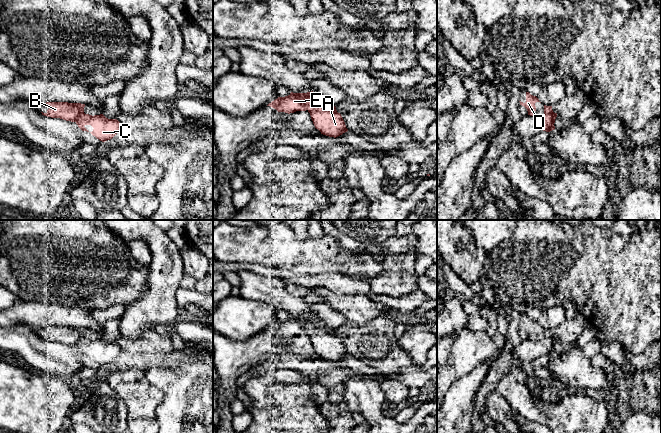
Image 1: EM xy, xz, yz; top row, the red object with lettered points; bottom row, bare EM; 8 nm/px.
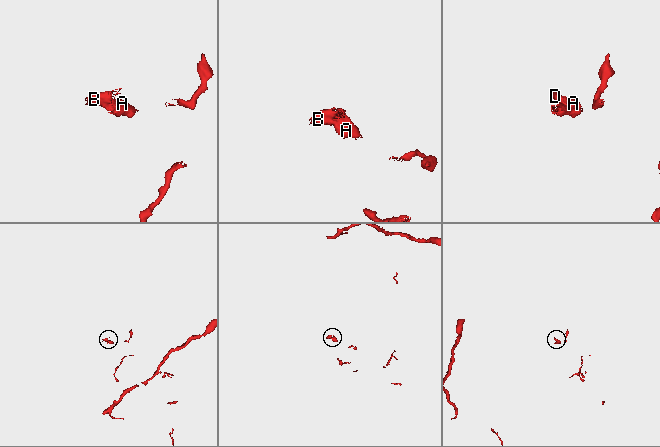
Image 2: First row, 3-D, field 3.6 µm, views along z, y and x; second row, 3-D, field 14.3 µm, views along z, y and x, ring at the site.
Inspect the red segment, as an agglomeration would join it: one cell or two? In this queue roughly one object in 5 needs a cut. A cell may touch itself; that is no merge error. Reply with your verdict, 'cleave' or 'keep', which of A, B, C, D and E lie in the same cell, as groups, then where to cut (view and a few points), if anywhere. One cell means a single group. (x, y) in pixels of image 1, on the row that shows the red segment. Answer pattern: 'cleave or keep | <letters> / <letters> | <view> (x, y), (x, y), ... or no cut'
cleave | A C / B D E | xz (305, 93), (304, 104), (307, 109)

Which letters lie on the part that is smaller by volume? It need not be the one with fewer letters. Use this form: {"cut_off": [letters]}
{"cut_off": ["B", "D", "E"]}

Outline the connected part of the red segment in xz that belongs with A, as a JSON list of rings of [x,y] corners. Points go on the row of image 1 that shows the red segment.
[[[311,92],[306,93],[304,103],[310,113],[311,119],[316,129],[321,134],[329,137],[338,137],[347,132],[345,122],[336,107],[329,103],[326,99],[311,98]]]

